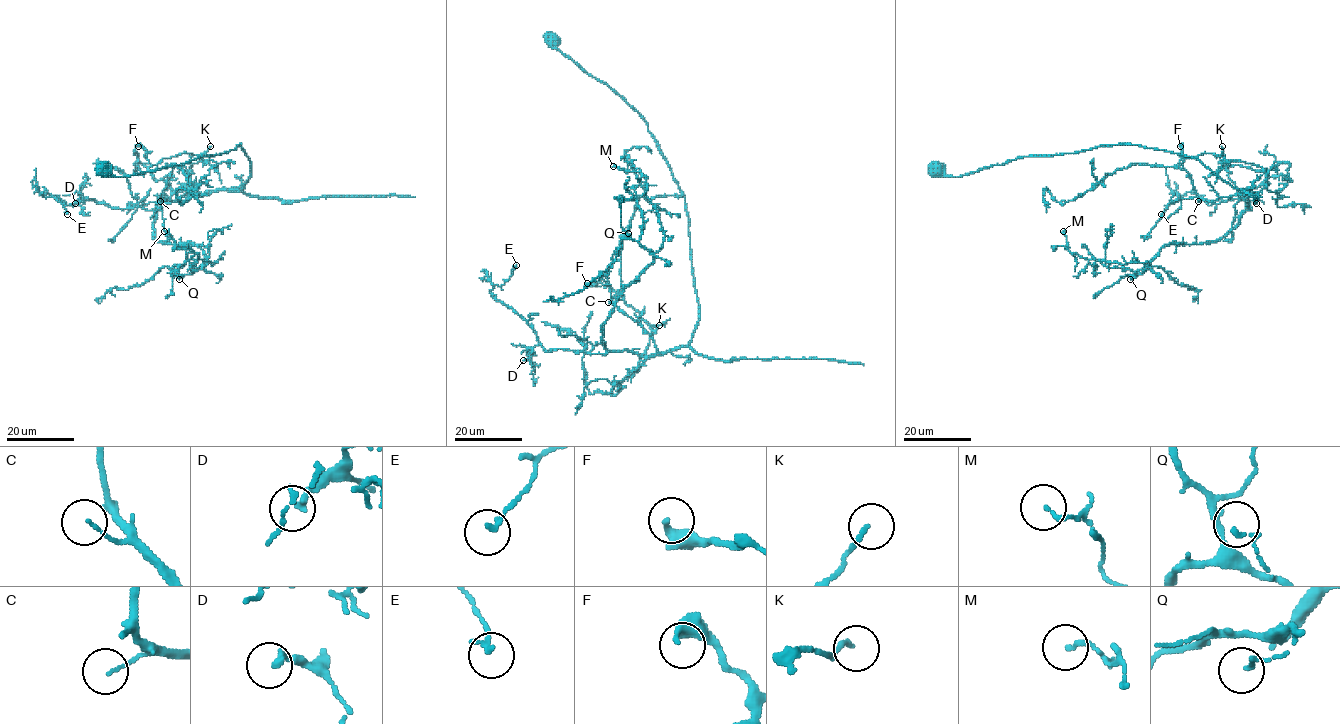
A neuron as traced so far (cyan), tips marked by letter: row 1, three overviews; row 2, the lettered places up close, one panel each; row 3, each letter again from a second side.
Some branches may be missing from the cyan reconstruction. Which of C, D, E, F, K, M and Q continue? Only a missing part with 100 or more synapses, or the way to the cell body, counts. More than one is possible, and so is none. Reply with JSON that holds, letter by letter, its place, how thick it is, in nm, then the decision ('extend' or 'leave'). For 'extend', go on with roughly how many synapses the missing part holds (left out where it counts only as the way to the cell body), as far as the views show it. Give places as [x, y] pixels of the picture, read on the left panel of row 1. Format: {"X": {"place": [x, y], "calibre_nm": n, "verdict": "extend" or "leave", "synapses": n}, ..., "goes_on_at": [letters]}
{"C": {"place": [160, 201], "calibre_nm": 80, "verdict": "leave"}, "D": {"place": [75, 203], "calibre_nm": 240, "verdict": "leave"}, "E": {"place": [67, 214], "calibre_nm": 170, "verdict": "leave"}, "F": {"place": [138, 146], "calibre_nm": 280, "verdict": "leave"}, "K": {"place": [210, 146], "calibre_nm": 150, "verdict": "leave"}, "M": {"place": [164, 231], "calibre_nm": 140, "verdict": "leave"}, "Q": {"place": [179, 279], "calibre_nm": 140, "verdict": "leave"}, "goes_on_at": []}

